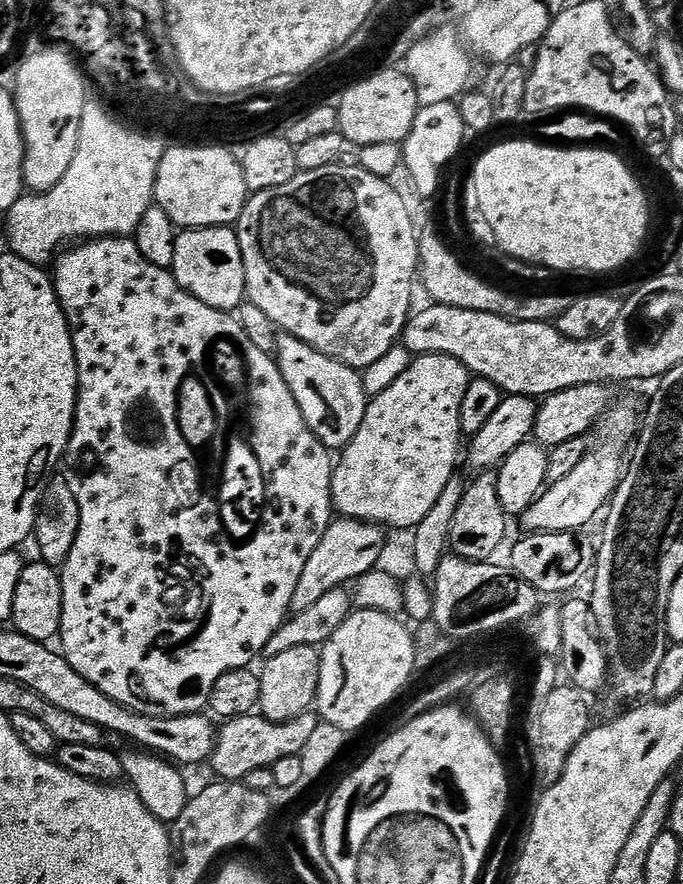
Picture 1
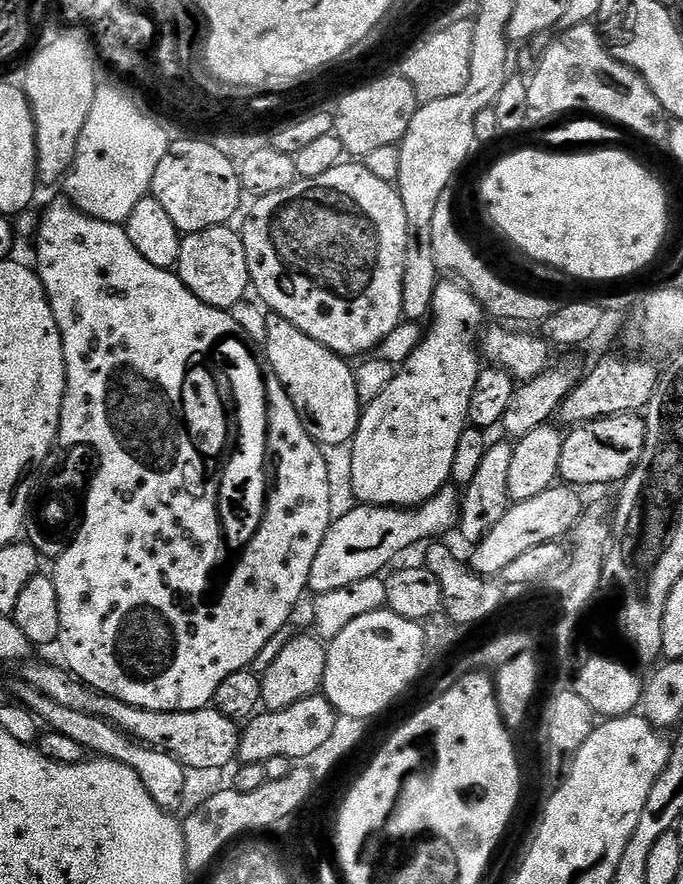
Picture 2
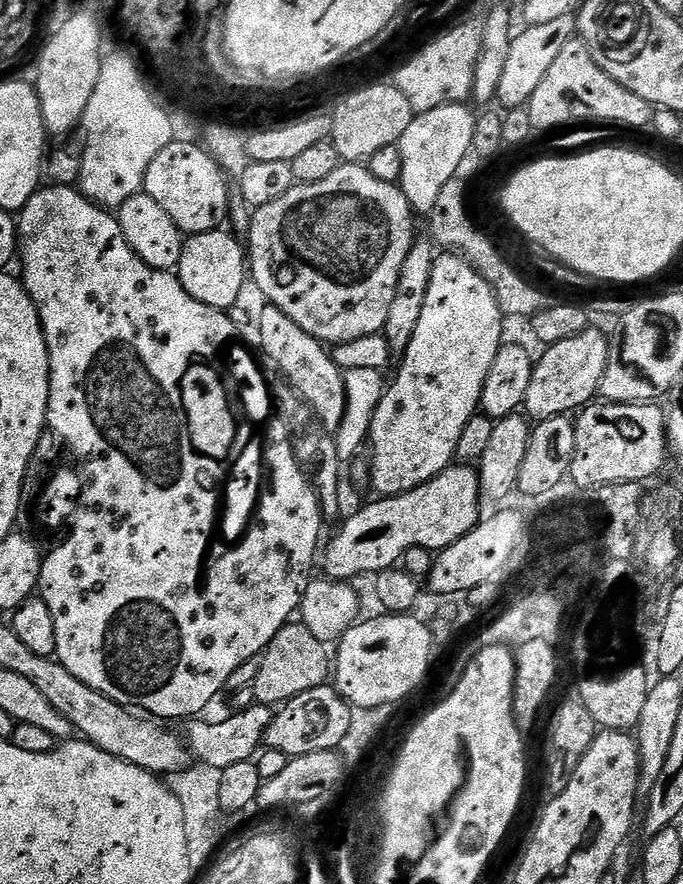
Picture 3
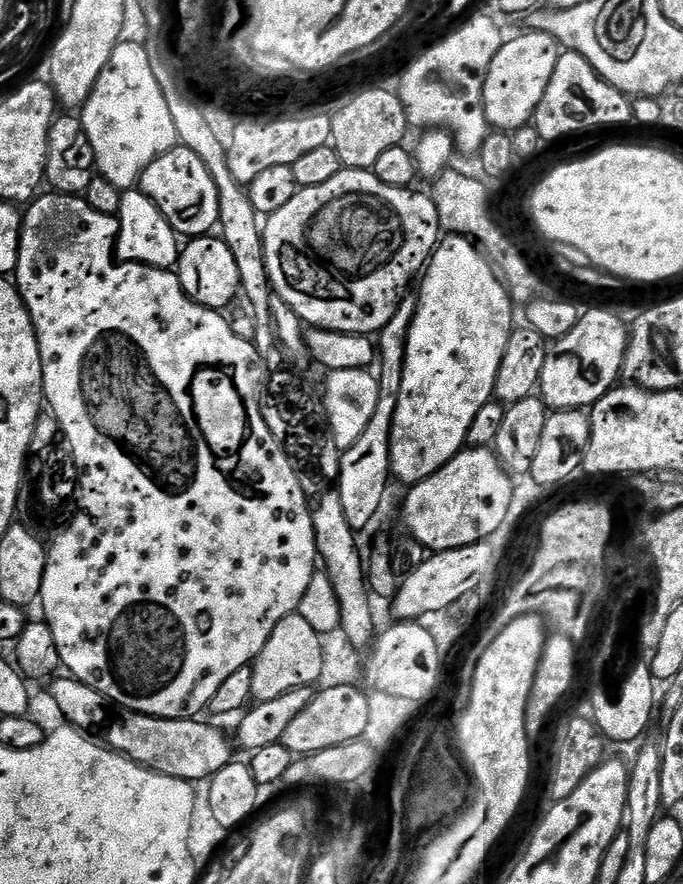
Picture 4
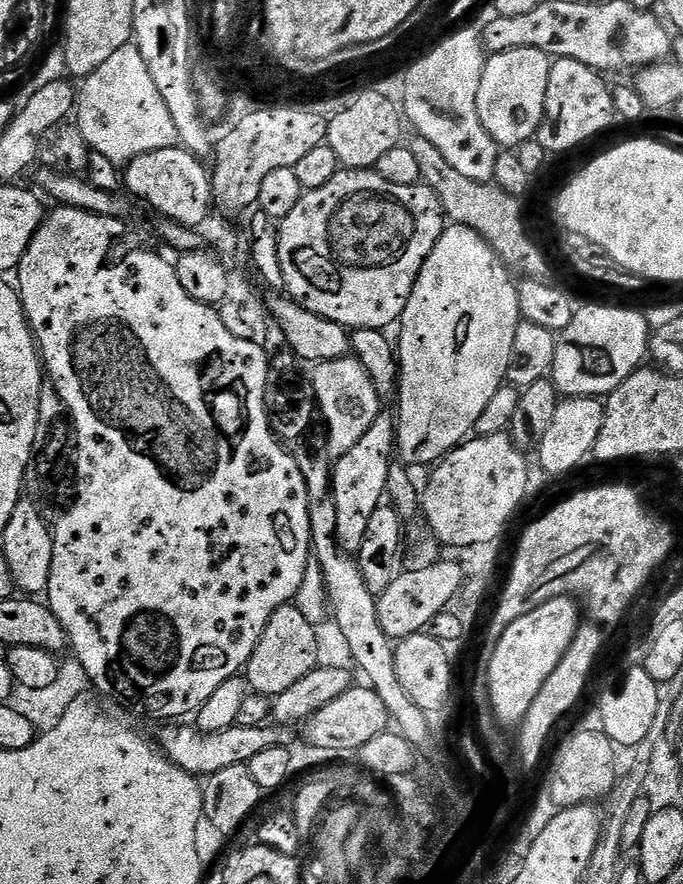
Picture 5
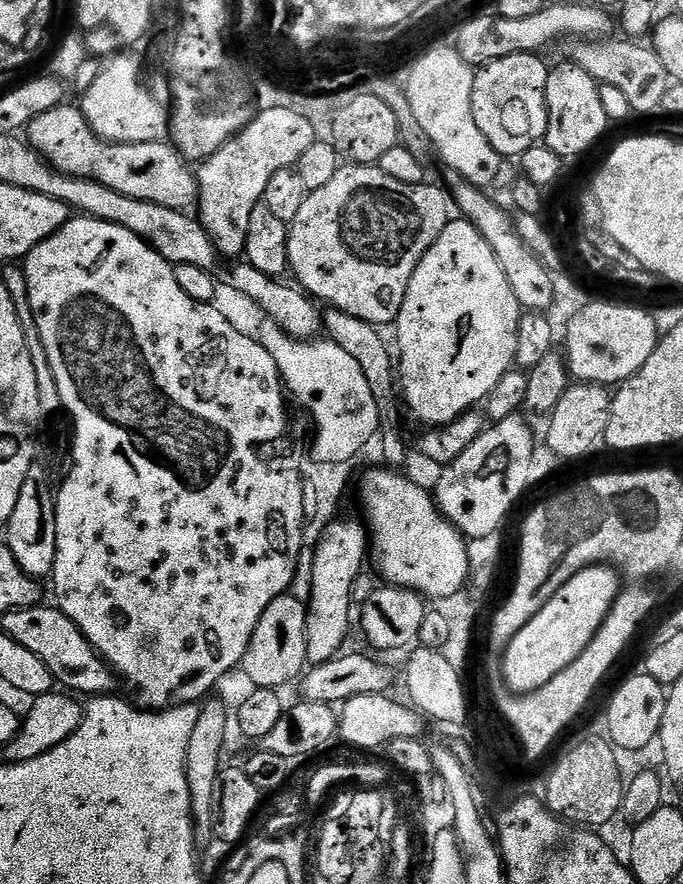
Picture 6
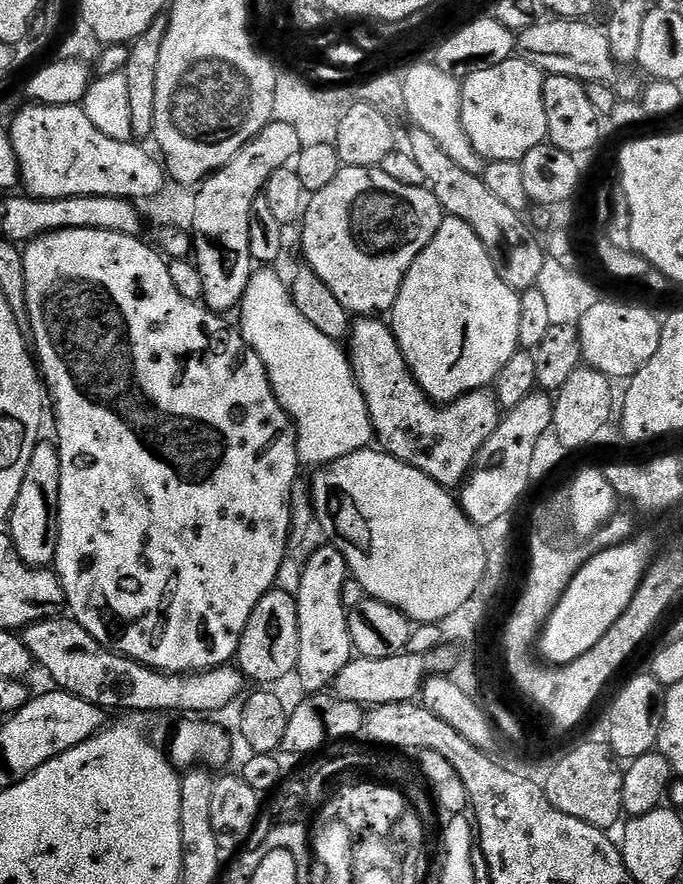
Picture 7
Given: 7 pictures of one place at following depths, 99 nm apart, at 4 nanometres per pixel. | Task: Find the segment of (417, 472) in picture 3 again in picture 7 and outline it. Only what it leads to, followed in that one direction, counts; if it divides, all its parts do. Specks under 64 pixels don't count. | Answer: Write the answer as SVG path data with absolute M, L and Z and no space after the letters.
M445 215L442 226L438 226L438 234L434 234L422 254L414 258L390 313L390 327L398 346L418 386L431 400L437 404L450 404L467 392L487 389L495 381L502 366L506 366L520 348L520 298L521 293L502 282L486 246L482 246L472 227L458 218Z

